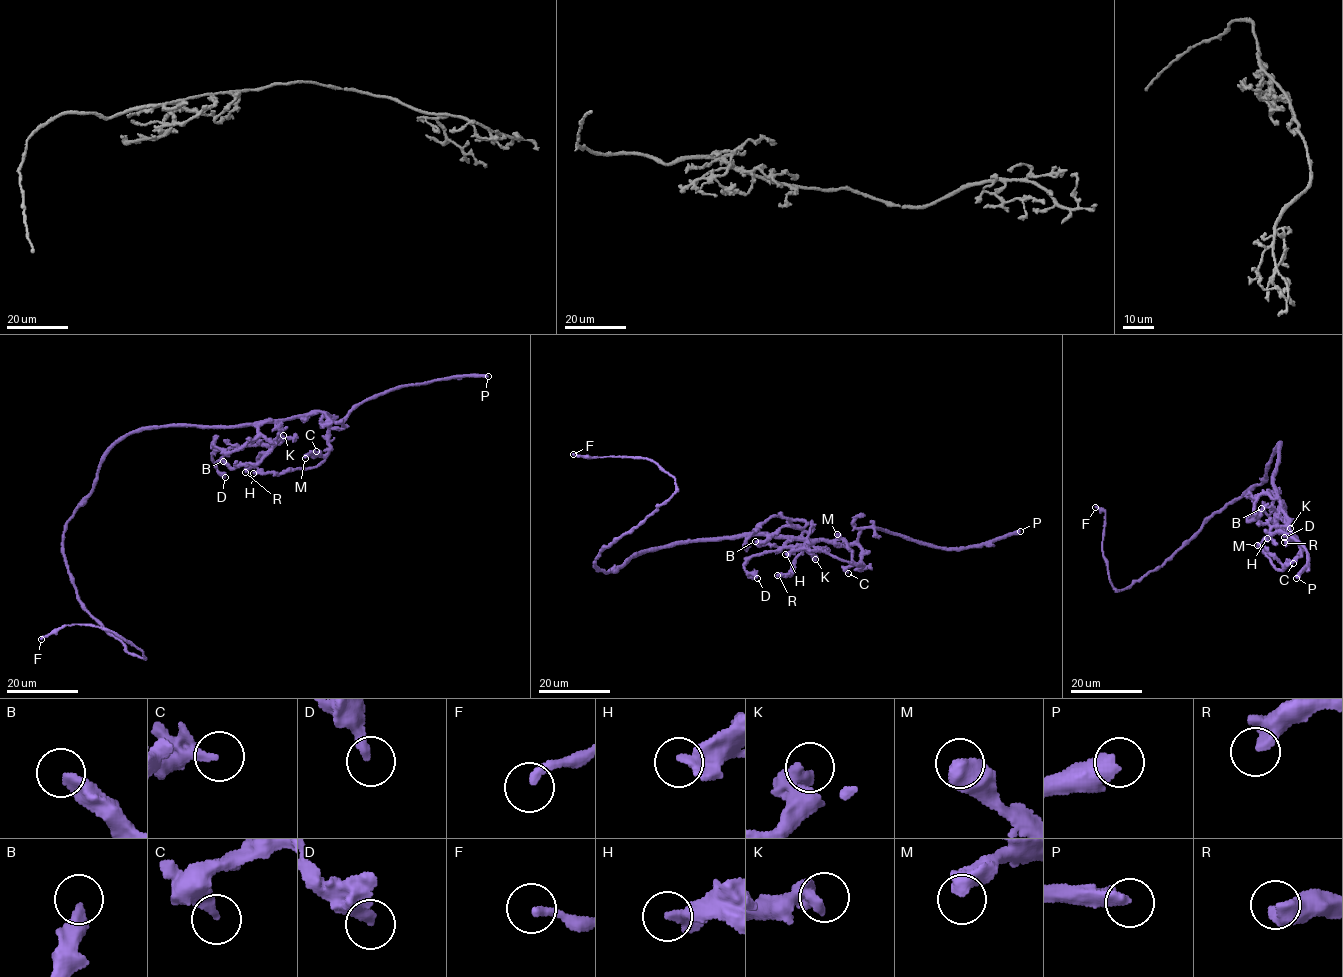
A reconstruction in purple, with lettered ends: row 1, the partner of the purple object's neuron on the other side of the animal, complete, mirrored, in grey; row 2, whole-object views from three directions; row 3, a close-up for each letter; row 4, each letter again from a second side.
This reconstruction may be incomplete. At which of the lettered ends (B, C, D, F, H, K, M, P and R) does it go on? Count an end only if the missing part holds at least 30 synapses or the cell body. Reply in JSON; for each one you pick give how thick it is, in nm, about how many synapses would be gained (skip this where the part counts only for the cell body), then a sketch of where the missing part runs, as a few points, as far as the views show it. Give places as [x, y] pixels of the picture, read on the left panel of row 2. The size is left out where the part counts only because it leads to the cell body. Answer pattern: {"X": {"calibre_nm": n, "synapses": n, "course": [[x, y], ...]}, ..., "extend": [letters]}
{"P": {"calibre_nm": 480, "synapses": 600}, "extend": ["P"]}

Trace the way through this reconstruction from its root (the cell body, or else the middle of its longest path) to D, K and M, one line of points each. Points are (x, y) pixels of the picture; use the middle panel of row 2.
D: (643, 553), (663, 546), (748, 535), (789, 536), (811, 543), (752, 555), (743, 568), (757, 578)
K: (643, 553), (663, 546), (699, 540), (782, 535), (809, 541), (811, 546), (805, 548), (815, 559)
M: (643, 553), (699, 540), (782, 535), (857, 545), (861, 550), (861, 570), (837, 534)

